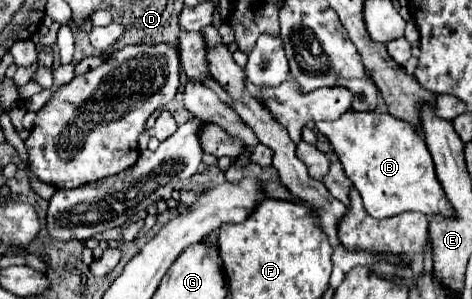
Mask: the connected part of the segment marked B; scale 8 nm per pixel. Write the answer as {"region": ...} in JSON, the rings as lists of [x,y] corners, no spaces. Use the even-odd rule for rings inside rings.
{"region":[[[348,111],[336,121],[318,121],[316,129],[328,137],[348,179],[362,195],[364,207],[374,219],[386,219],[406,211],[454,217],[454,207],[450,207],[442,191],[424,137],[406,121],[394,119],[390,113]]]}

